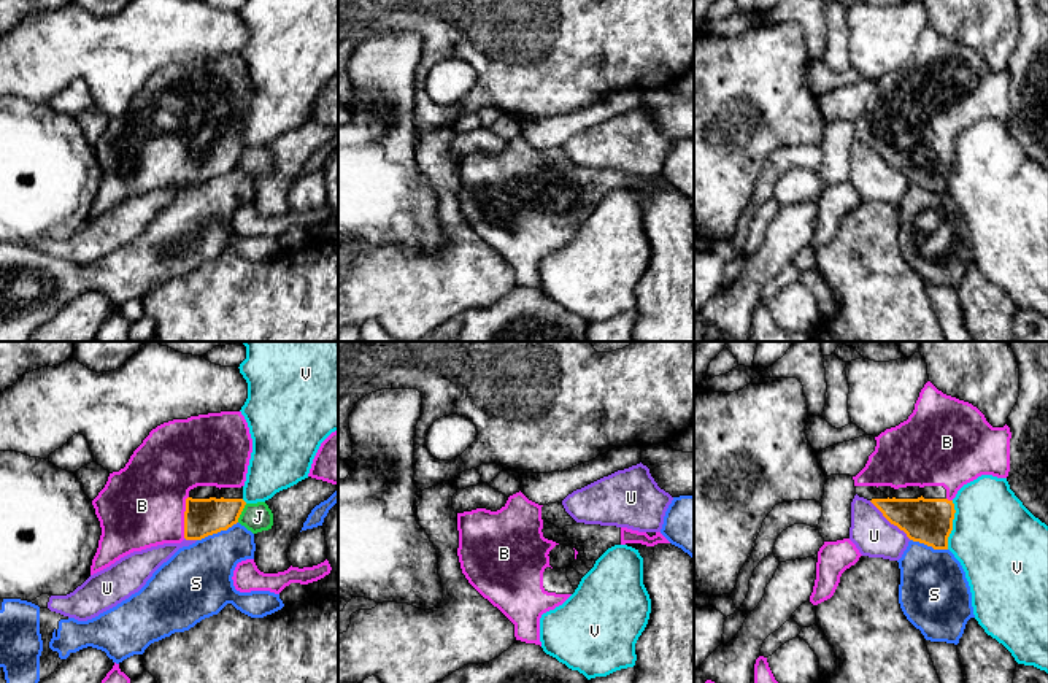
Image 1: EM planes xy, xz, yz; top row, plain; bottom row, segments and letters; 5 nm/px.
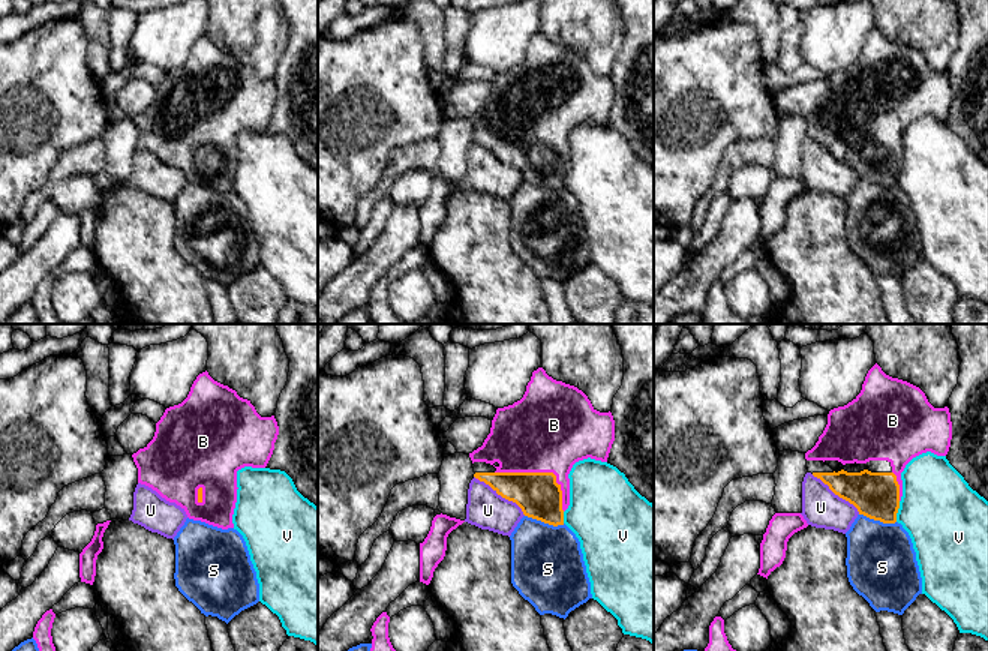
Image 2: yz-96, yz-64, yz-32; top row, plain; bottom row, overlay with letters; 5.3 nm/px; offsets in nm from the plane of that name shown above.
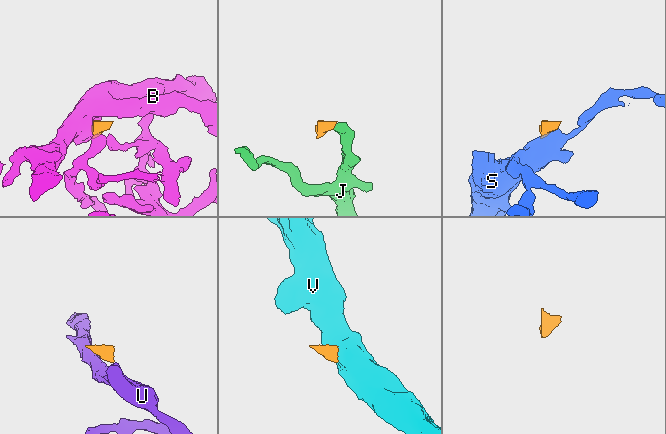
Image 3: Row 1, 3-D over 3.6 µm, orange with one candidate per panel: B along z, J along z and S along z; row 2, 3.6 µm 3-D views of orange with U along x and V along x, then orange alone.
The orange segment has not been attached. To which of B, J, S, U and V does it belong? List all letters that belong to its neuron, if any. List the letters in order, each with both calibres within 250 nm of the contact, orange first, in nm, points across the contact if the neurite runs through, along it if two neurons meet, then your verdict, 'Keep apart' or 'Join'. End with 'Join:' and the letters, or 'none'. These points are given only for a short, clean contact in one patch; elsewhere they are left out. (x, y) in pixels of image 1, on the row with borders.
B: Thickness 190 nm (orange) against 420 nm. Join
J: Thickness 190 nm (orange) against 140 nm. Boundary: xy (246, 504), (237, 521). Keep apart
S: Thickness 190 nm (orange) against 340 nm. Boundary: xy (237, 521), (197, 540). Keep apart
U: Thickness 240 nm (orange) against 220 nm. Boundary: yz (869, 501), (910, 539). Keep apart
V: Thickness 240 nm (orange) against 440 nm. Boundary: yz (953, 501), (953, 524), (947, 548). Keep apart
Join: B

